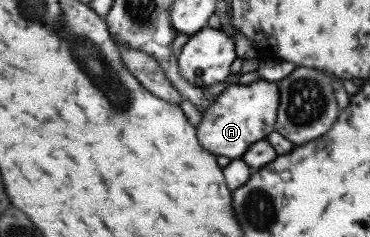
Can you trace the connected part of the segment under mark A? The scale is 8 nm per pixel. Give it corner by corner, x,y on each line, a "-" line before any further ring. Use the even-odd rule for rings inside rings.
258,78
246,85
231,85
217,97
217,102
202,113
198,125
198,137
202,145
217,156
226,156
231,161
242,159
250,146
258,140
267,139
276,131
281,100
279,83

